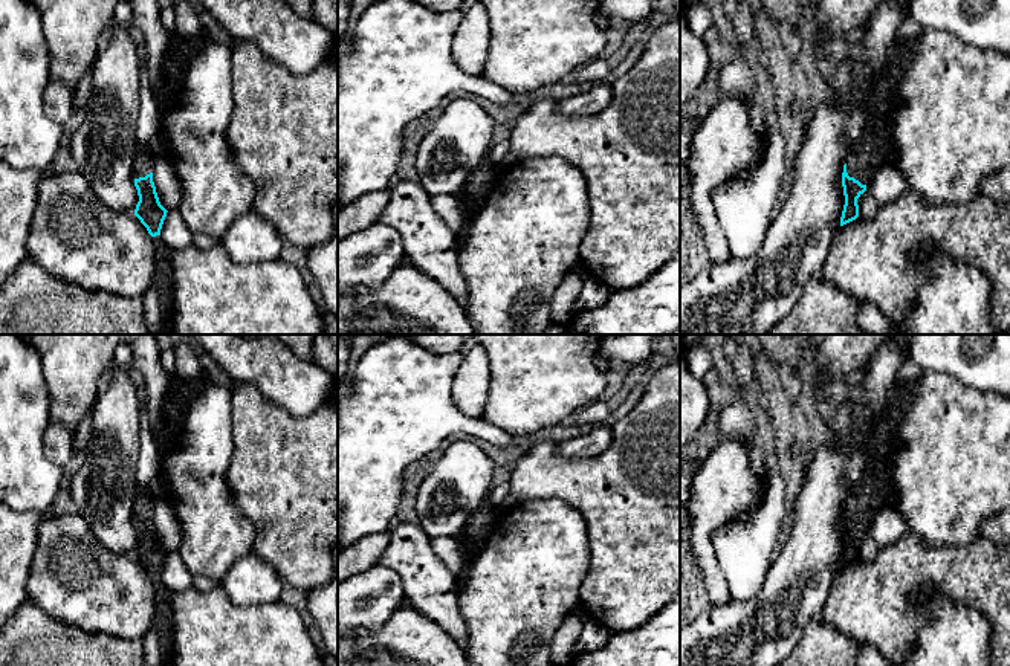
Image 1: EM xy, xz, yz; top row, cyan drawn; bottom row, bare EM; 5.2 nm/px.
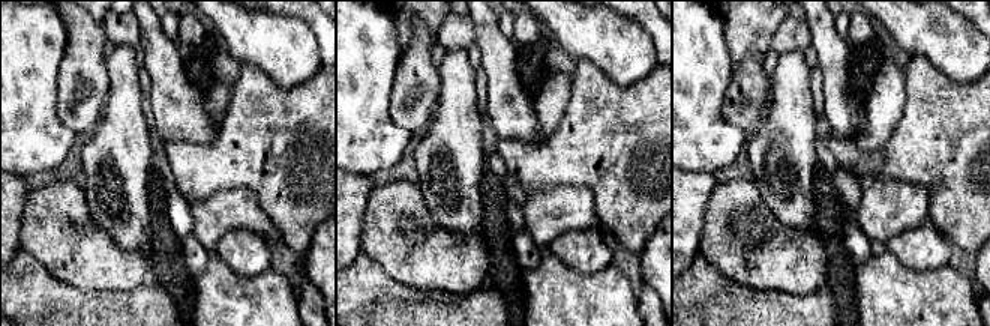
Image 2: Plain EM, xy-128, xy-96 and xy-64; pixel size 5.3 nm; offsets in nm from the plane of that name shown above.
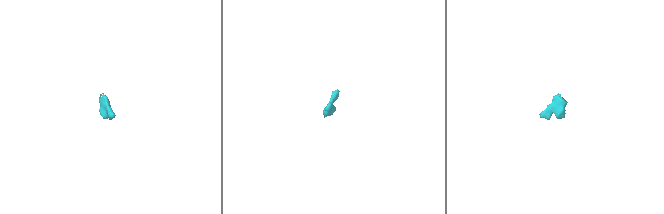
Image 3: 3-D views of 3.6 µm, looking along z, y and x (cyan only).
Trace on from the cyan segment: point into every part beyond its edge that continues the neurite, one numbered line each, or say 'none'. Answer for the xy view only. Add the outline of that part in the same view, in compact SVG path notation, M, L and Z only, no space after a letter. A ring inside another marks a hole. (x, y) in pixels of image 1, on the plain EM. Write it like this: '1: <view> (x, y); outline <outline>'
1: xy (144, 501); outline M138 486L133 504L133 521L145 519L153 513L154 496L150 490Z

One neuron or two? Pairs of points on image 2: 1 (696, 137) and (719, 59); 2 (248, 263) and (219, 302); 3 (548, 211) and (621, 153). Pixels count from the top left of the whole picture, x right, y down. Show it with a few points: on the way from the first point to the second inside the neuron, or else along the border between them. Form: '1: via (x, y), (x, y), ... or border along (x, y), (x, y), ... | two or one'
1: via (696, 117), (696, 81), (699, 78) | one
2: border along (213, 254), (239, 274), (257, 275), (270, 268) | two
3: border along (545, 188), (585, 187), (599, 217) | two

